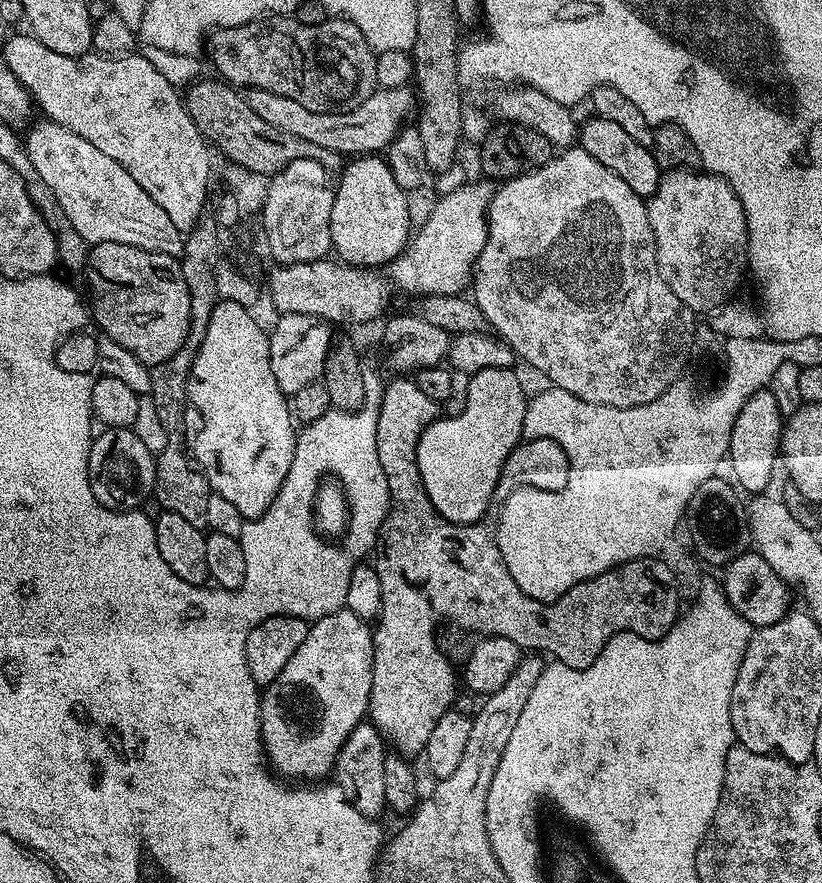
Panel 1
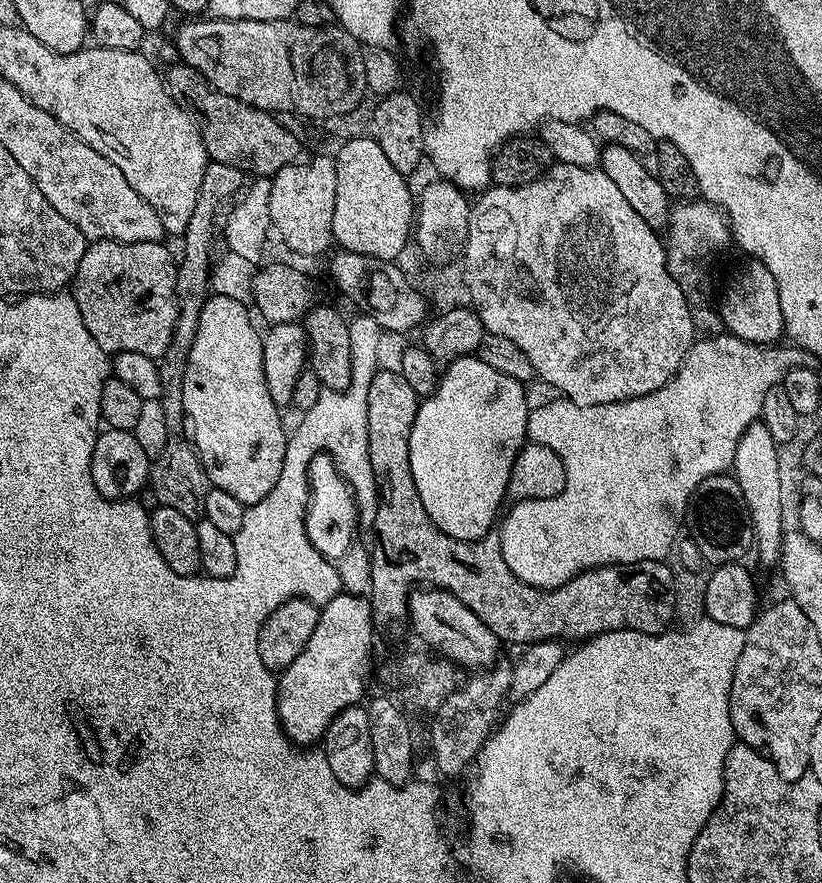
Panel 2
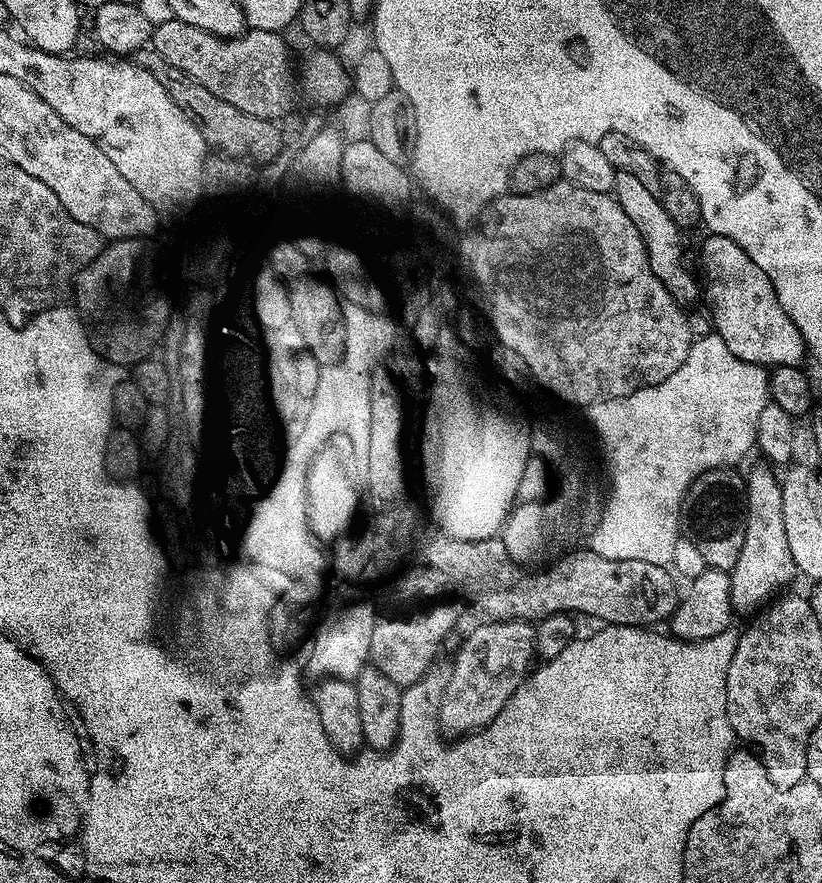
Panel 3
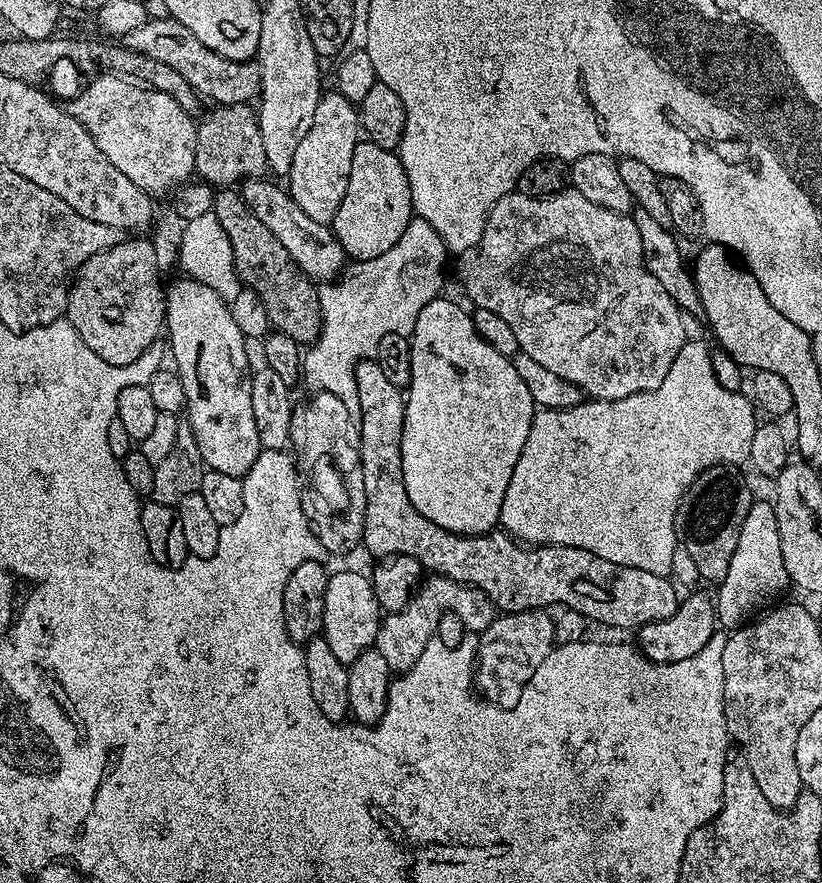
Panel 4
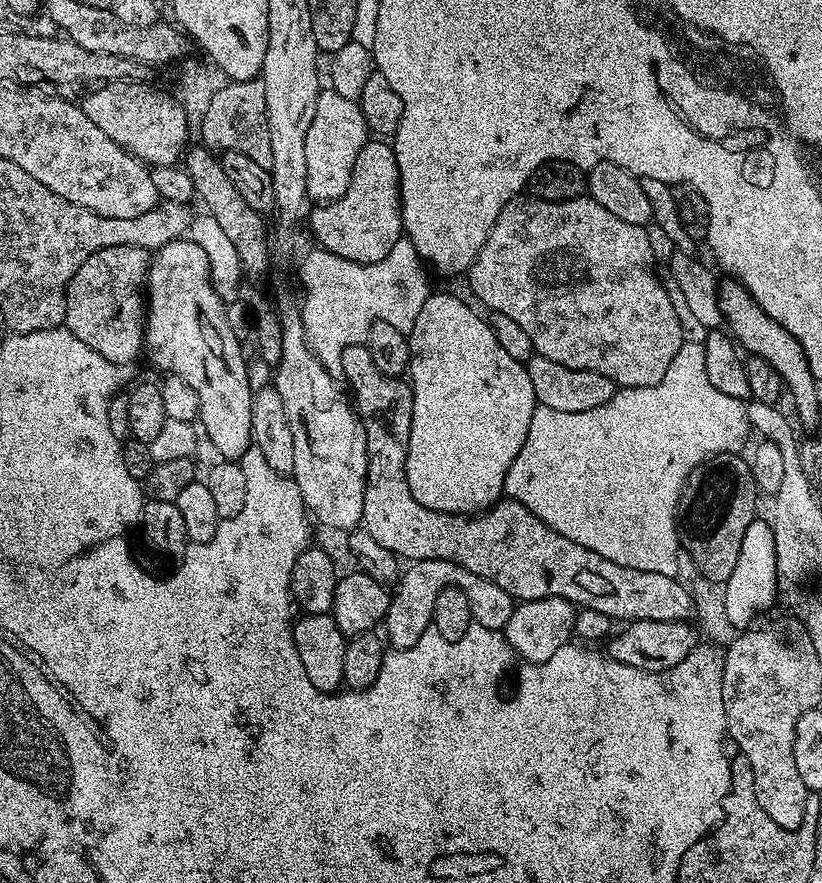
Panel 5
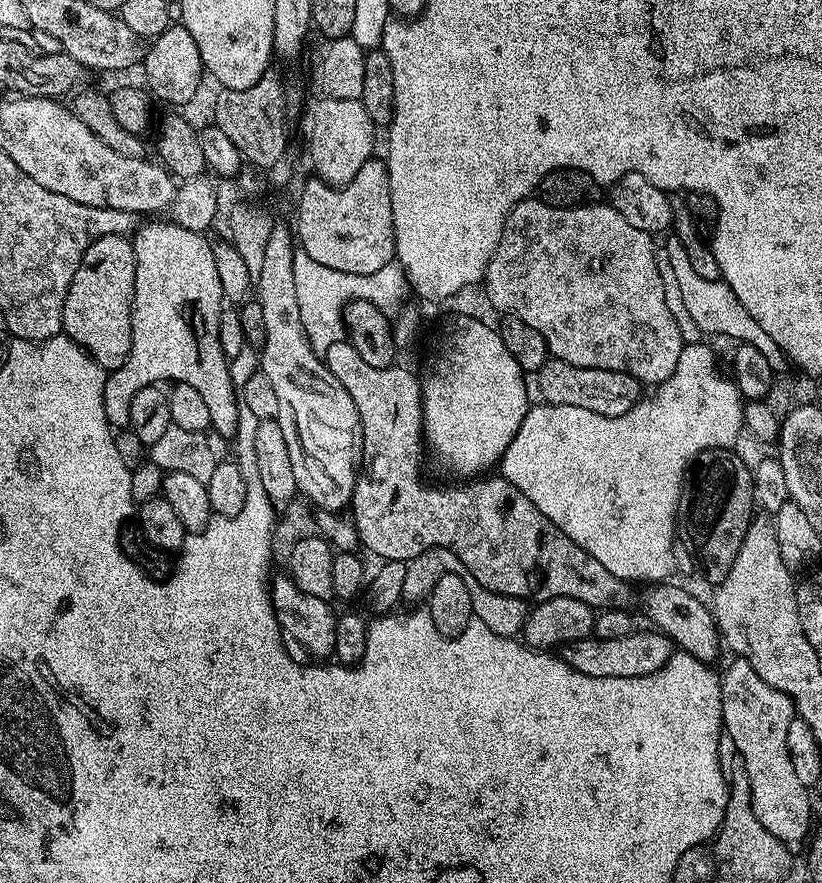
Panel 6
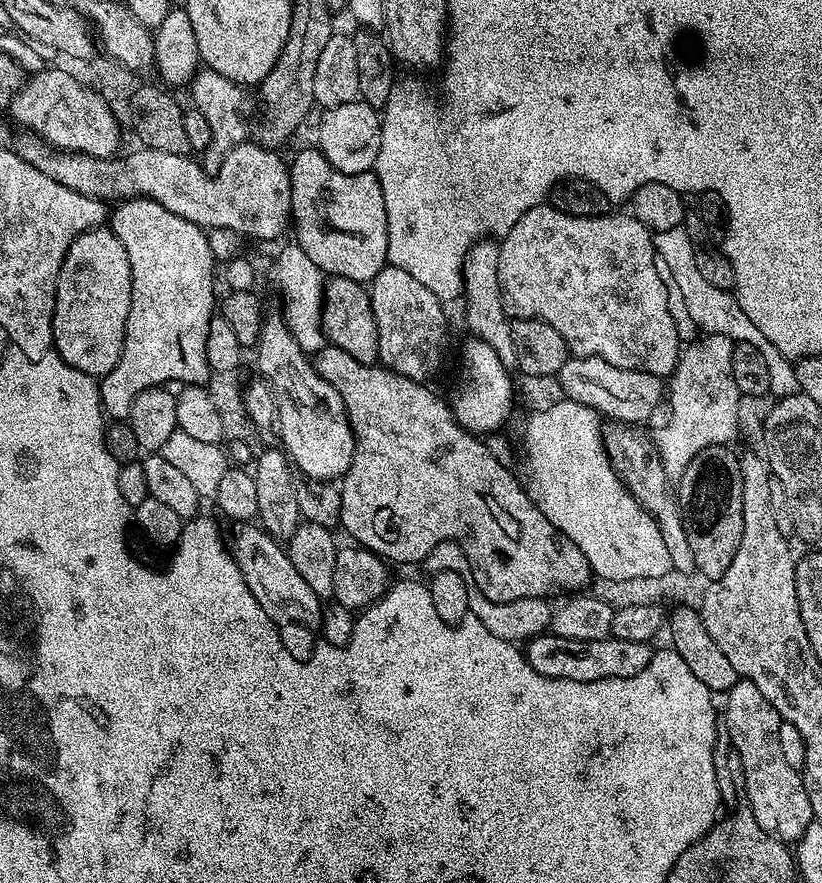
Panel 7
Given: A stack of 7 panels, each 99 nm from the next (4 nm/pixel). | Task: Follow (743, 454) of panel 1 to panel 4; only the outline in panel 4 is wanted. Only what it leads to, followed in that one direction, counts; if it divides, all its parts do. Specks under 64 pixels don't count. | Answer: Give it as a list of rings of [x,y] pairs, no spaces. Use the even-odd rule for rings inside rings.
[[[760,498],[753,499],[750,514],[746,514],[738,534],[738,550],[734,550],[734,558],[730,558],[730,570],[726,570],[726,578],[719,581],[720,593],[714,596],[719,627],[724,630],[743,628],[757,613],[767,609],[773,603],[771,600],[789,584],[773,505]]]

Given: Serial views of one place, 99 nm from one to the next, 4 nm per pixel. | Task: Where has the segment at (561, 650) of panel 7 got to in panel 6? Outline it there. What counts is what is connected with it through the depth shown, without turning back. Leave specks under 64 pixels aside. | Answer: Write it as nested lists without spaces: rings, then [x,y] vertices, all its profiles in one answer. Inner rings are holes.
[[[633,630],[626,638],[585,638],[563,645],[562,659],[590,678],[638,678],[654,674],[672,657],[674,645],[662,632]]]

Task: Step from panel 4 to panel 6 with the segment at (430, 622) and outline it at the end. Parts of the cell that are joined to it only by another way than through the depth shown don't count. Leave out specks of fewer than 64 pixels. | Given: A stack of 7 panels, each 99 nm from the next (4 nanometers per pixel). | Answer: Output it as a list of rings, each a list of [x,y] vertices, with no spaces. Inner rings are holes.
[[[431,548],[426,550],[414,557],[413,560],[407,561],[407,566],[406,580],[402,587],[404,591],[403,599],[405,601],[420,599],[420,601],[423,601],[434,590],[434,584],[438,582],[438,578],[441,578],[444,574],[458,574],[458,577],[466,582],[467,589],[470,590],[470,597],[473,603],[473,617],[479,623],[485,624],[489,632],[502,634],[506,638],[516,638],[523,633],[524,623],[530,611],[529,605],[513,596],[498,594],[494,590],[486,590],[486,586],[482,586],[482,582],[478,582],[478,578],[474,578],[474,574],[470,574],[470,570],[466,570],[466,566],[462,566],[458,554],[454,554],[448,548]]]

